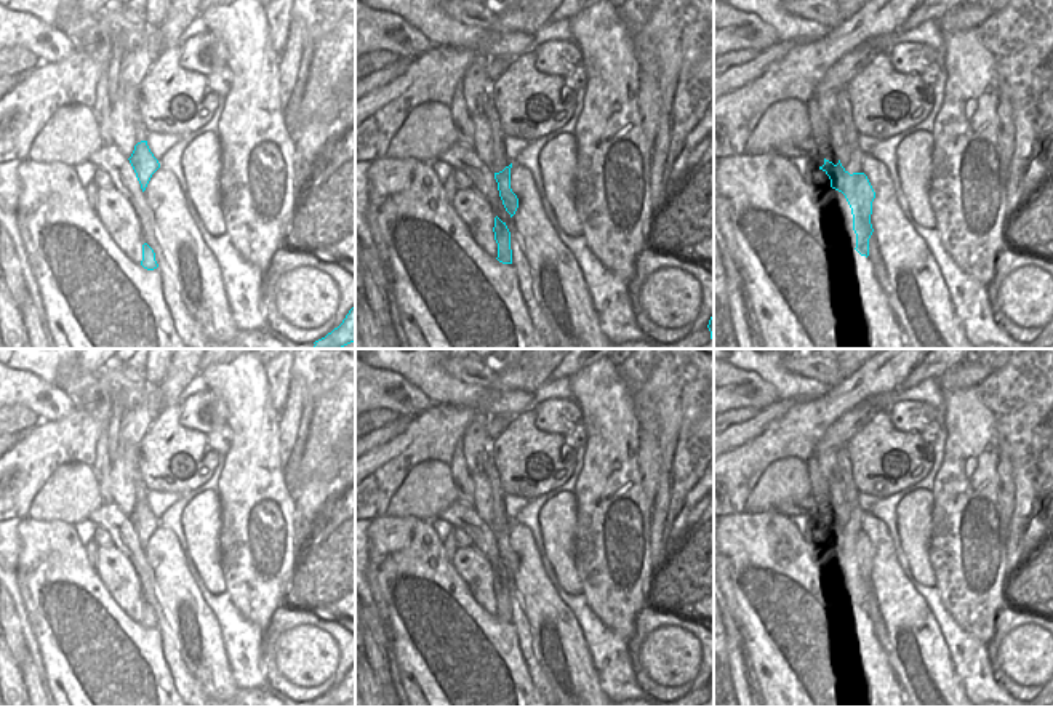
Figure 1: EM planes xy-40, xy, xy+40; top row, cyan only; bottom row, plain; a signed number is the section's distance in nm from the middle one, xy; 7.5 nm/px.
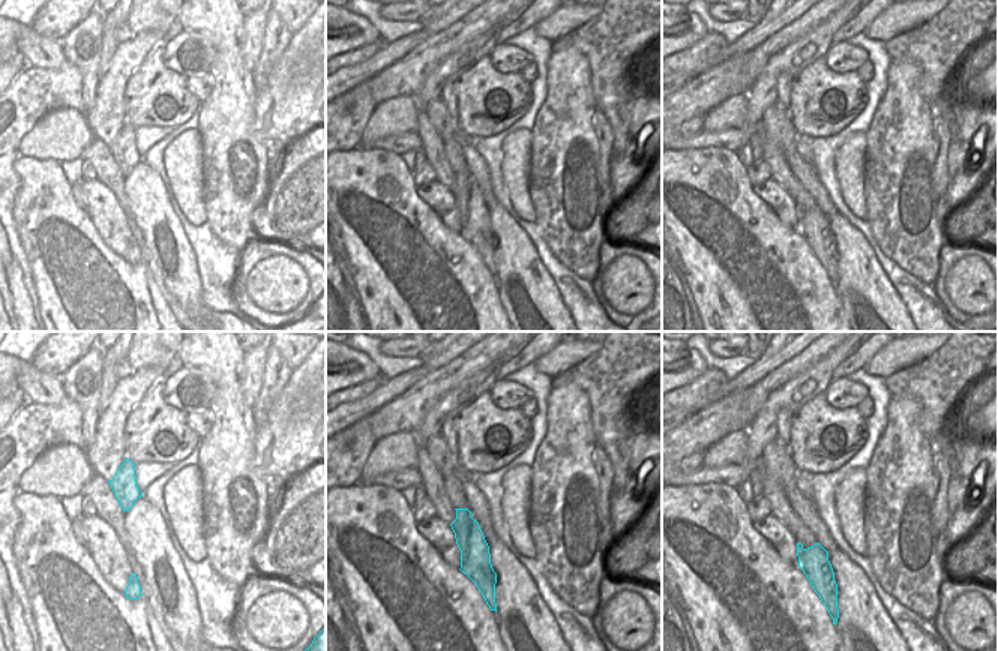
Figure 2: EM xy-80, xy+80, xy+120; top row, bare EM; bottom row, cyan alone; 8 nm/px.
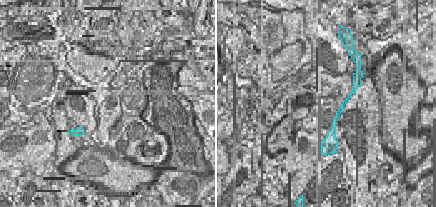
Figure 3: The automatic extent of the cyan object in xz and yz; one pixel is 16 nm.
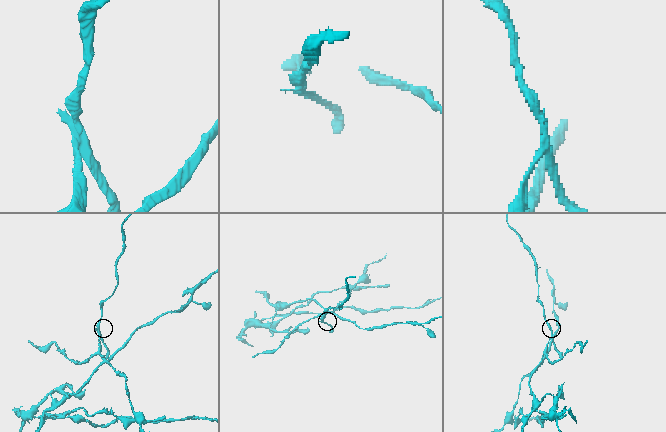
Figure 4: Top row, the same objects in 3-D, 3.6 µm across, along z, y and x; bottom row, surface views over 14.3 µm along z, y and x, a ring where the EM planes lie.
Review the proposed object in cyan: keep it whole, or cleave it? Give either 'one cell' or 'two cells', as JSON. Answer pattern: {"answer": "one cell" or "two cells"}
{"answer": "two cells"}

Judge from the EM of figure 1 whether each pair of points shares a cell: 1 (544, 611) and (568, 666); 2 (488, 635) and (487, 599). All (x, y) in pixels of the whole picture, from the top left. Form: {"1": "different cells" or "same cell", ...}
{"1": "same cell", "2": "different cells"}

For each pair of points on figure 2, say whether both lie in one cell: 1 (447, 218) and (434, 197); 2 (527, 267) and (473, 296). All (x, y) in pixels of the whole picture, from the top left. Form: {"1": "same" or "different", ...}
{"1": "same", "2": "different"}

